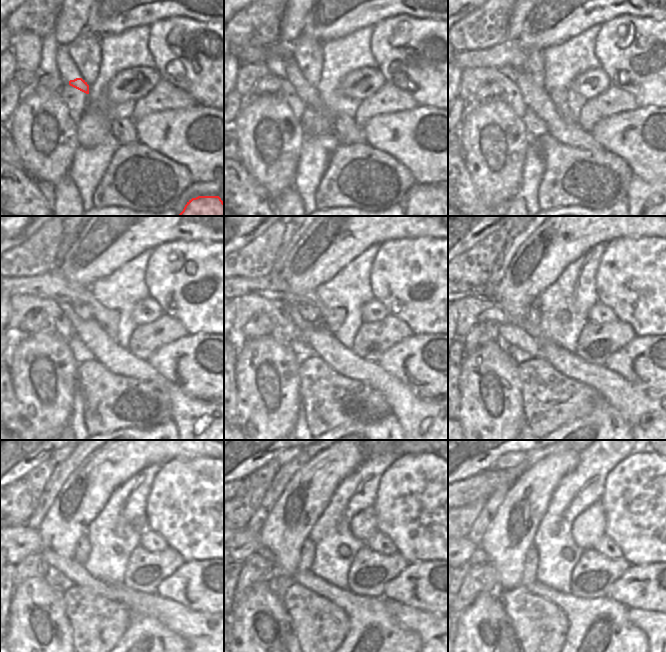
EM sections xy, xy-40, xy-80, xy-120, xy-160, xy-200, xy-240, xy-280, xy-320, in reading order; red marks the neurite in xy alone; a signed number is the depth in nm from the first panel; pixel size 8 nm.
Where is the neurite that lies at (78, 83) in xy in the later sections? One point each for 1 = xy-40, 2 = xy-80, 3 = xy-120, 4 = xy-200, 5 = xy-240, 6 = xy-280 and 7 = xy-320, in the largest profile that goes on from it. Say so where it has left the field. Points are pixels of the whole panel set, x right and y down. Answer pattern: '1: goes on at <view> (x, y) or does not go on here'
1: goes on at xy-40 (310, 95)
2: goes on at xy-80 (536, 100)
3: goes on at xy-120 (196, 419)
4: goes on at xy-200 (651, 417)
5: goes on at xy-240 (203, 633)
6: goes on at xy-280 (427, 625)
7: goes on at xy-320 (651, 622)

